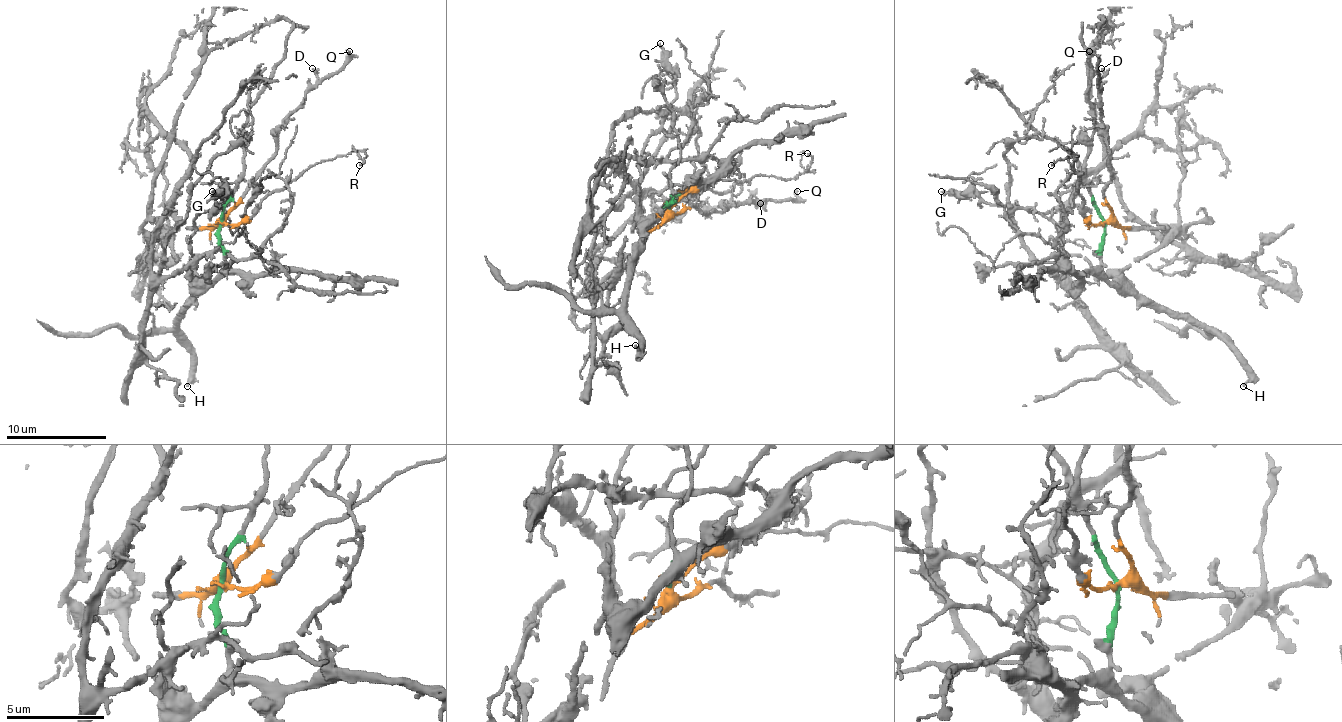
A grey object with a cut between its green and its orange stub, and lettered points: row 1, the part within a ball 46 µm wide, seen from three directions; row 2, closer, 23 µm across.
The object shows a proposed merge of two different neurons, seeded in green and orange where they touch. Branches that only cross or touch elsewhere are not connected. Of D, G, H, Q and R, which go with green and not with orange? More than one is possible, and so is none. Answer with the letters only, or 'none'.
G, H

